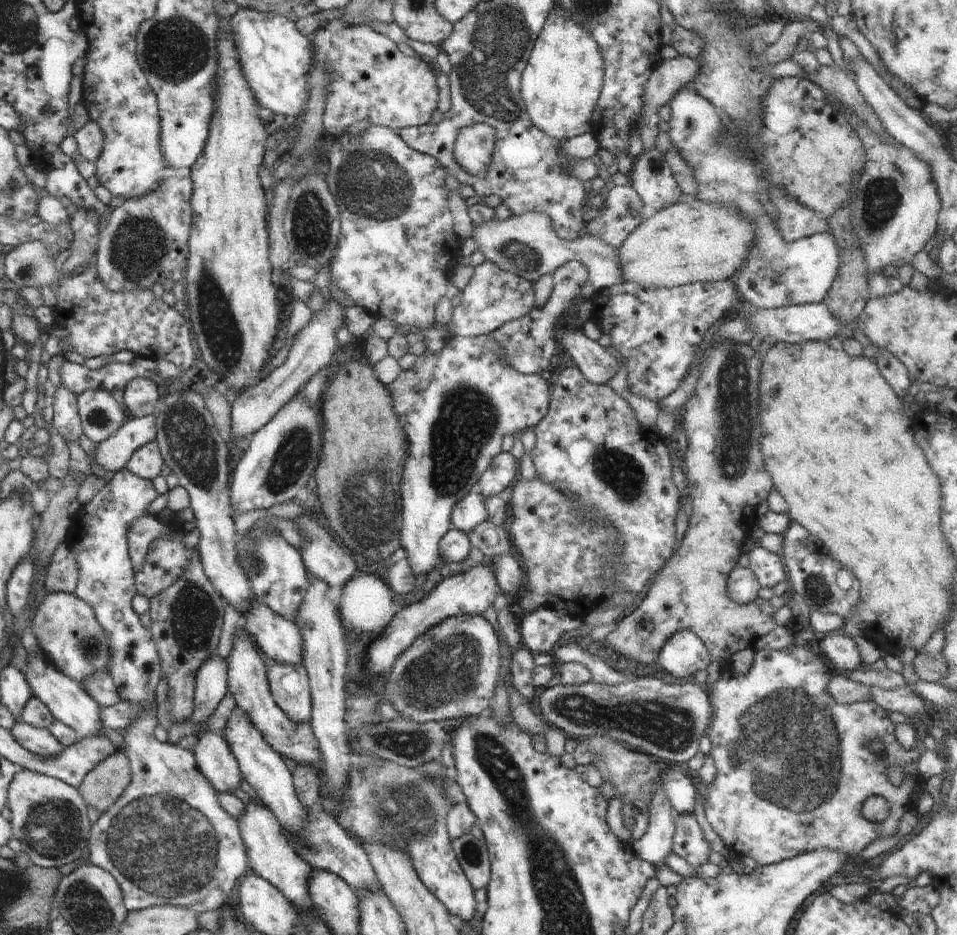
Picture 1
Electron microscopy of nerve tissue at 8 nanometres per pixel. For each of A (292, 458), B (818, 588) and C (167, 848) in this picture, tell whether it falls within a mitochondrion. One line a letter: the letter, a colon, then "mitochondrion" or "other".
A: mitochondrion
B: mitochondrion
C: mitochondrion

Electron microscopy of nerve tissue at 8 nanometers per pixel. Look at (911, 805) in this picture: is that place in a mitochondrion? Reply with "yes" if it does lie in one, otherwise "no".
no

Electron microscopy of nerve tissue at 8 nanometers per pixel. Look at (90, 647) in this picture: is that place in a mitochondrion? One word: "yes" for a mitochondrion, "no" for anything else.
yes

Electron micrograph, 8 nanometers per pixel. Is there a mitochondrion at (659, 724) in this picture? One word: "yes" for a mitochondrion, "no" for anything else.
yes

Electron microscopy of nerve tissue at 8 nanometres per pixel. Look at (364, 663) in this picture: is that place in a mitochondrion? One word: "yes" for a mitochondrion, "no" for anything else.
no

